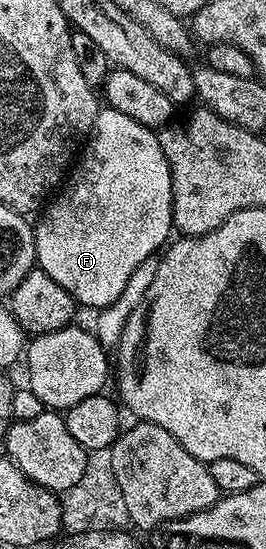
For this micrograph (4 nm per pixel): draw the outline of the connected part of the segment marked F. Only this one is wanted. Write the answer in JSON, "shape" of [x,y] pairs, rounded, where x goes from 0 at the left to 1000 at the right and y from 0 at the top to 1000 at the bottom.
{"shape":[[[406,197],[368,199],[350,230],[331,240],[327,257],[316,260],[312,271],[301,275],[297,286],[286,290],[282,301],[256,319],[252,330],[226,341],[211,359],[165,377],[154,393],[158,397],[143,404],[132,404],[132,417],[124,421],[132,459],[139,461],[135,483],[147,490],[177,495],[177,503],[192,503],[192,510],[207,510],[207,517],[222,517],[222,525],[237,525],[256,532],[274,541],[278,550],[301,554],[308,559],[357,557],[353,561],[383,561],[425,554],[425,548],[462,532],[462,525],[477,523],[477,514],[492,508],[496,497],[545,474],[579,468],[639,439],[643,428],[654,424],[643,306],[628,299],[628,284],[613,284],[613,270],[605,268],[605,253],[594,239],[571,230],[523,226],[523,219],[492,219],[492,211],[462,211],[462,204],[447,204],[444,200],[414,200]]]}

